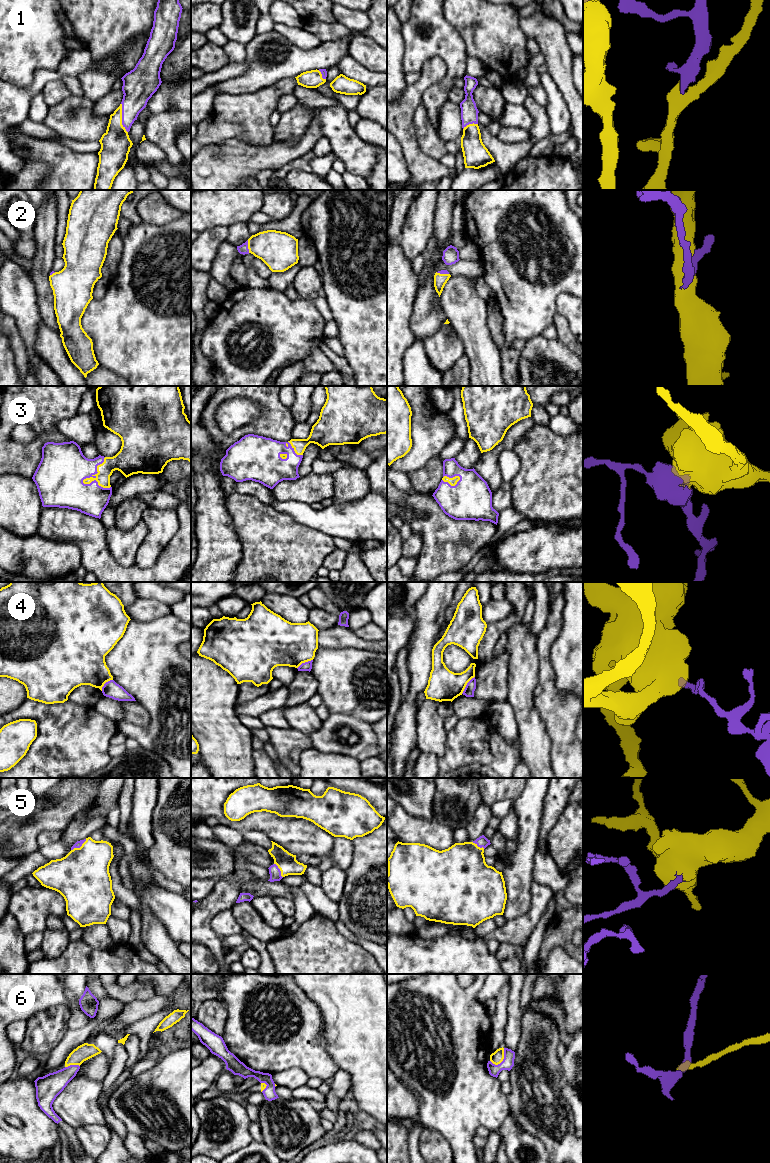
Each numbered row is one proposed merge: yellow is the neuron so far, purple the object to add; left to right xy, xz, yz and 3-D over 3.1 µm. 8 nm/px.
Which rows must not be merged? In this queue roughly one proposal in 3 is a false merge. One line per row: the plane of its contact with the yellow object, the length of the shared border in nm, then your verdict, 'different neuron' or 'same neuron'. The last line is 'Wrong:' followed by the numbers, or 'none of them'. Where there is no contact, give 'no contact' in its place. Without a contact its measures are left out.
1: contact in xy; length 240 nm; same neuron
2: contact in xz; length 110 nm; same neuron
3: contact in xy; length 280 nm; same neuron
4: contact in yz; length 180 nm; different neuron
5: contact in xy; length 160 nm; same neuron
6: contact in yz; length 160 nm; different neuron
Wrong: 4, 6

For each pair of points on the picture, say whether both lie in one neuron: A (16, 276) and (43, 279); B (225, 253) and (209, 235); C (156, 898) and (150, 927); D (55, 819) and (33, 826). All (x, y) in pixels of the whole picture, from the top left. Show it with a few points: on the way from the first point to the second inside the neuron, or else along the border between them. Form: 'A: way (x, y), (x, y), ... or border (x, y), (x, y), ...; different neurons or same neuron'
A: border (30, 275), (35, 287), (37, 301); different neurons
B: border (226, 240), (218, 247), (210, 267); different neurons
C: border (139, 899), (153, 912), (167, 930); different neurons
D: way (50, 819), (40, 819), (38, 821); same neuron

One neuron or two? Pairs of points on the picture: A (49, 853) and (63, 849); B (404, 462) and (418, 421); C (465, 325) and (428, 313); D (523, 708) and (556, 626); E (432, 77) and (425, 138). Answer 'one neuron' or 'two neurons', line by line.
A: one neuron
B: one neuron
C: two neurons
D: two neurons
E: two neurons

